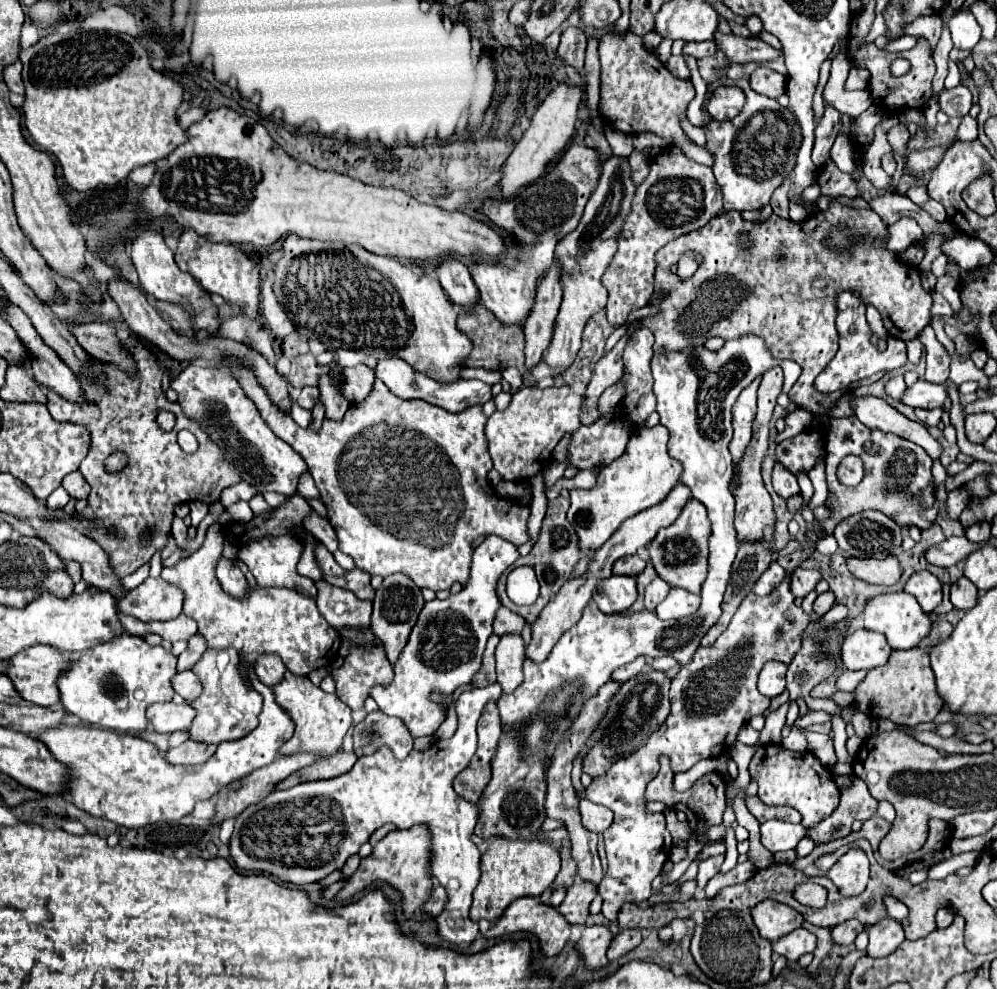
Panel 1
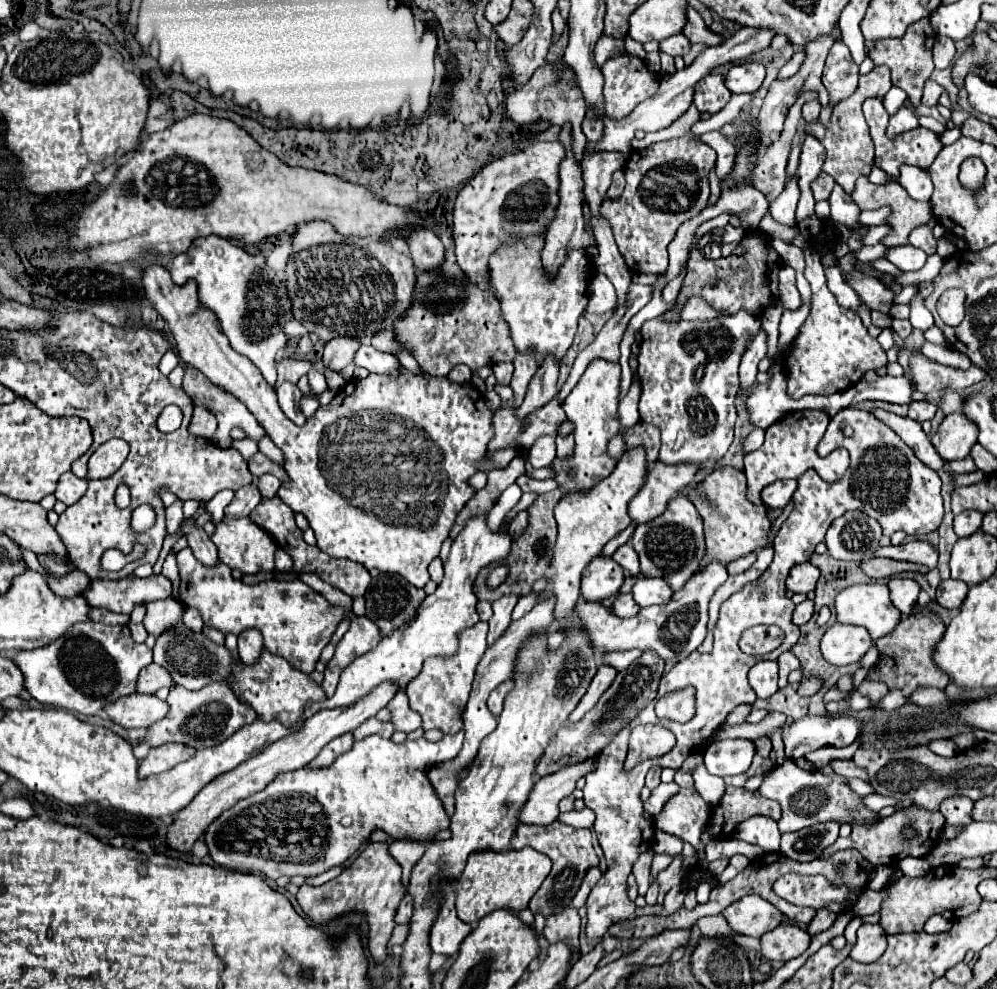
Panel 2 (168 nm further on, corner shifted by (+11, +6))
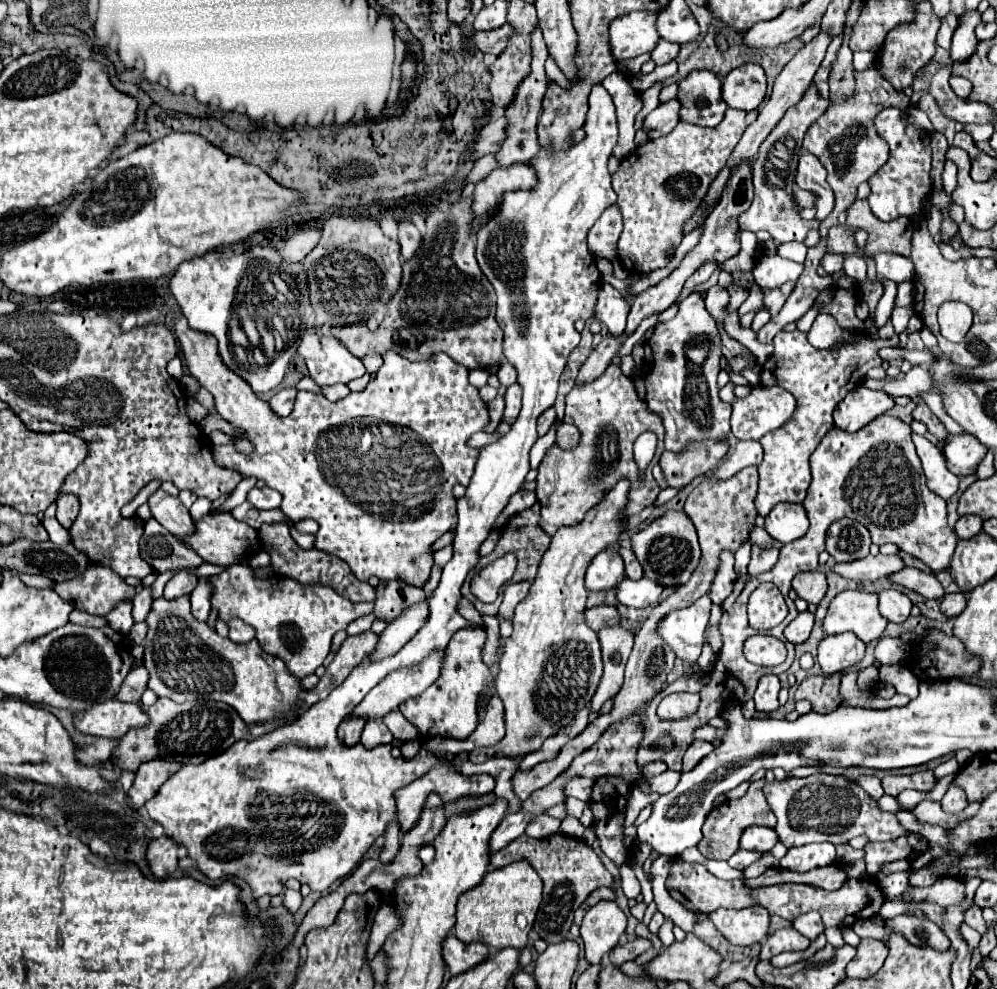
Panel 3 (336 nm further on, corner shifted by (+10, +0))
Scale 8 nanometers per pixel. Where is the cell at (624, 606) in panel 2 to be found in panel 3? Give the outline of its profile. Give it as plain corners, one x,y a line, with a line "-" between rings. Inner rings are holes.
601,605
601,607
593,607
587,609
587,623
593,631
601,631
603,627
615,627
621,625
621,617
617,607
613,605

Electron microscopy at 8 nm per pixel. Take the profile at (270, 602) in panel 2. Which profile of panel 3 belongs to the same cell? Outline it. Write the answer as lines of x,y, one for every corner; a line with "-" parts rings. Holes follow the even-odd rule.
245,563
229,565
219,575
209,577
213,585
211,607
225,623
241,619
257,631
263,649
287,663
295,677
307,677
323,665
331,649
331,639
337,631
347,629
351,621
373,611
373,603
353,603
335,593
329,585
301,585
295,579
273,575
269,579
255,579

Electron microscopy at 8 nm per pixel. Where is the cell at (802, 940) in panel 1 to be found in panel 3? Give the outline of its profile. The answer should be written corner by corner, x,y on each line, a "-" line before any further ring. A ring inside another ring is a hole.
793,927
789,929
779,929
775,933
771,933
767,937
767,941
763,943
763,949
759,953
759,959
769,961
771,957
783,953
783,951
805,951
809,947
809,939
803,937
799,931
795,931

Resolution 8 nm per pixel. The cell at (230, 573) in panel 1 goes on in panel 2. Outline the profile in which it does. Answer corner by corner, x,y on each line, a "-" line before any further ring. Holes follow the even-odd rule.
182,519
182,533
186,535
188,539
188,547
192,549
194,557
212,567
218,563
218,551
216,551
216,545
210,541
210,537
206,535
206,531
202,527
196,527
196,521
194,519

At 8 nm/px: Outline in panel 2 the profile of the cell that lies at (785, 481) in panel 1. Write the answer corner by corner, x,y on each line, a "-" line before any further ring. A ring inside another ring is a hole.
776,481
762,491
762,501
768,509
784,509
796,491
796,481

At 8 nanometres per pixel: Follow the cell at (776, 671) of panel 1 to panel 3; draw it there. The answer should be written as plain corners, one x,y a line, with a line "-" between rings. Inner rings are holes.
763,675
759,679
759,685
757,685
757,691
755,691
755,697
753,697
757,711
765,711
765,713
775,711
779,707
777,693
779,693
777,675

